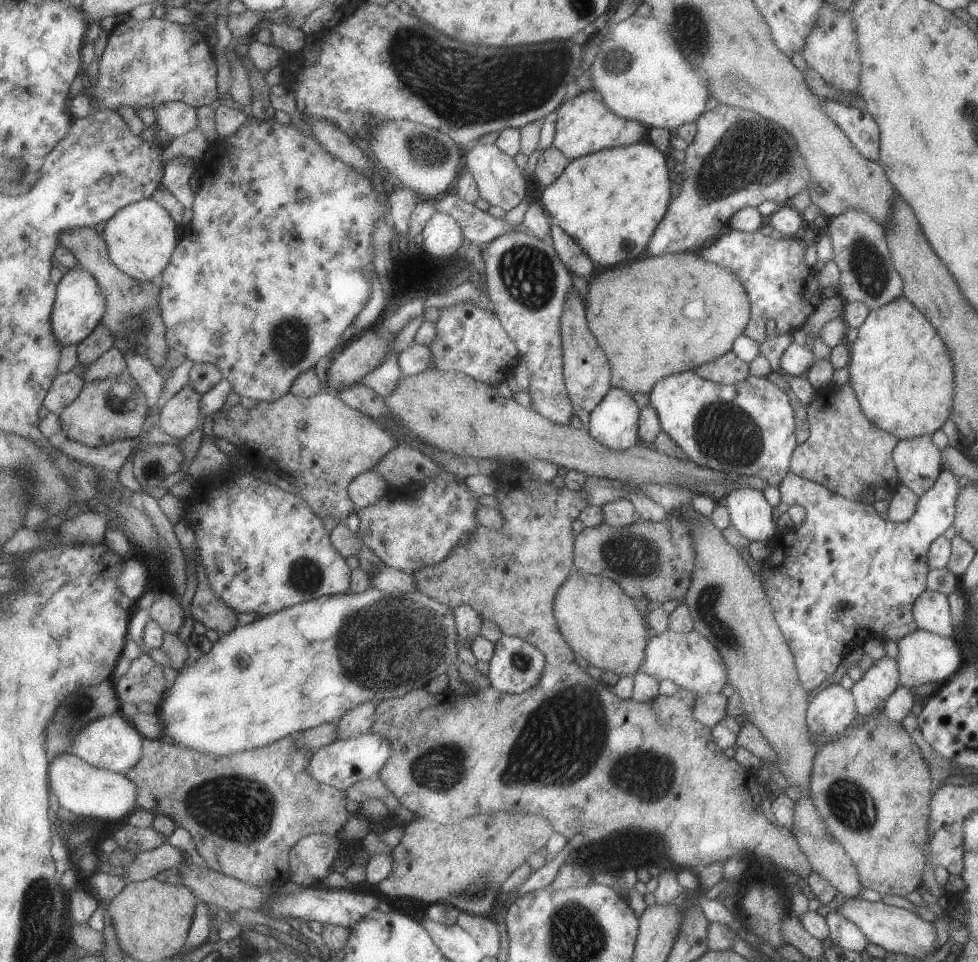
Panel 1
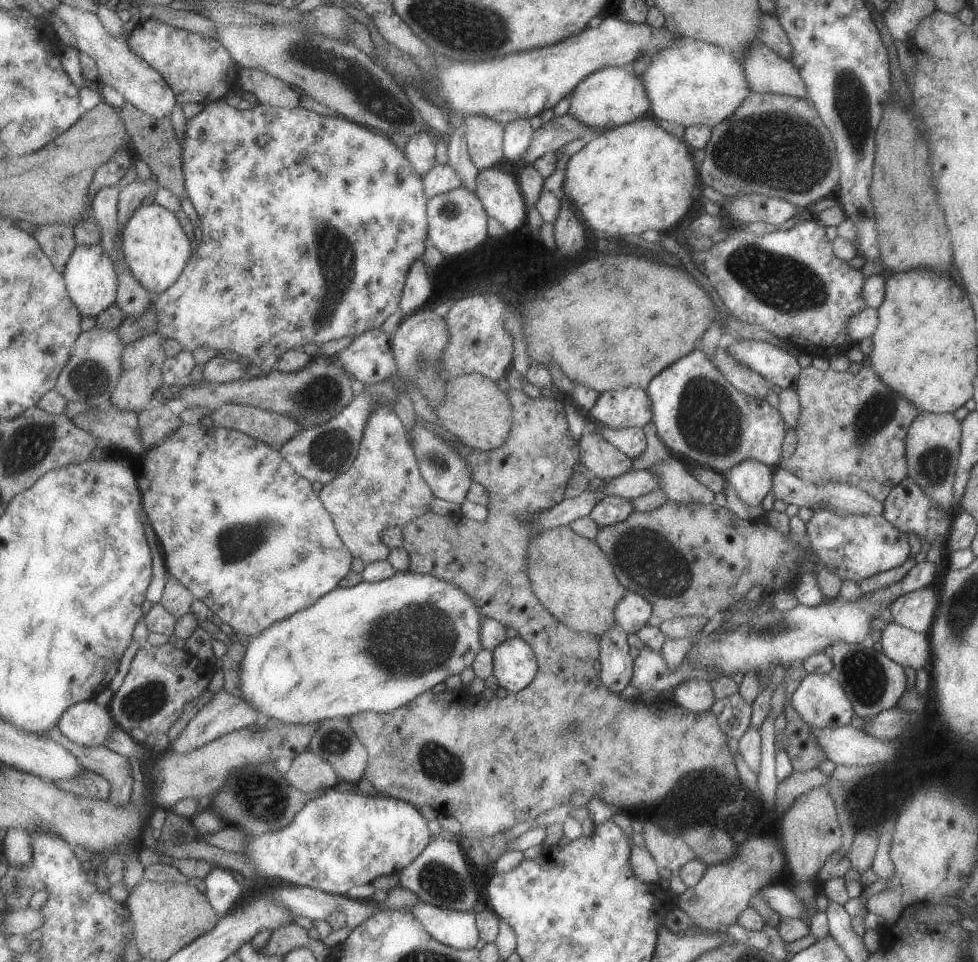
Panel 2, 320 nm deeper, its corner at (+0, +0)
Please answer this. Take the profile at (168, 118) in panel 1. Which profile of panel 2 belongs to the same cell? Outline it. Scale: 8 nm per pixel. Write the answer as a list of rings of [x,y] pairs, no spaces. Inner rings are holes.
[[[65,2],[59,3],[54,14],[66,24],[66,26],[73,32],[79,51],[85,52],[95,58],[97,61],[100,78],[105,84],[116,89],[125,100],[132,102],[138,106],[144,113],[151,115],[153,118],[163,118],[170,115],[178,102],[175,91],[169,86],[166,78],[155,70],[146,60],[137,56],[131,46],[129,46],[129,34],[125,36],[113,36],[101,22],[101,18],[97,13],[85,12],[79,8],[73,8]]]

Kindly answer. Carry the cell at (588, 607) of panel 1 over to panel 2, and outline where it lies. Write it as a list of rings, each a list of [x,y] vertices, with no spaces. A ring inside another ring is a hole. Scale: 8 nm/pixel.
[[[569,525],[540,529],[527,550],[527,574],[538,601],[559,624],[581,634],[601,638],[615,624],[615,606],[625,589],[614,575],[609,560],[595,542],[577,535]]]

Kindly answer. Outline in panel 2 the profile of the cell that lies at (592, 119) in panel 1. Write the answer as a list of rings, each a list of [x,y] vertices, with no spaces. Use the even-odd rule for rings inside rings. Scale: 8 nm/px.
[[[630,65],[623,67],[603,67],[580,80],[570,94],[568,112],[579,122],[599,128],[616,127],[641,117],[650,108],[641,79],[635,75]]]

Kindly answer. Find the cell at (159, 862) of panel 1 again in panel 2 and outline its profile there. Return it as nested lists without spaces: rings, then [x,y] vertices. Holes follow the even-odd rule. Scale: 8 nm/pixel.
[[[329,788],[322,792],[317,798],[309,801],[299,814],[295,817],[295,820],[285,828],[276,830],[275,832],[262,833],[261,835],[250,836],[250,846],[245,852],[247,856],[252,860],[252,863],[260,870],[260,873],[269,878],[281,878],[283,882],[291,882],[297,886],[311,887],[319,889],[328,893],[345,896],[351,889],[359,885],[366,885],[373,880],[377,880],[379,876],[387,876],[387,874],[399,874],[402,870],[405,870],[408,866],[411,866],[413,862],[417,861],[422,856],[426,848],[433,842],[434,835],[429,830],[429,820],[421,814],[421,810],[417,808],[413,803],[404,801],[395,797],[385,796],[378,794],[376,796],[367,796],[365,793],[361,793],[358,790],[351,792],[341,792],[337,788]]]

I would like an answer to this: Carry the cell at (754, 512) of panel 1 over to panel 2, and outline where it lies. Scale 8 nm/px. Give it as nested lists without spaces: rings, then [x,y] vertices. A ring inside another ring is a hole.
[[[755,459],[738,462],[722,472],[727,484],[731,484],[738,498],[751,506],[756,506],[772,488],[774,468]]]

